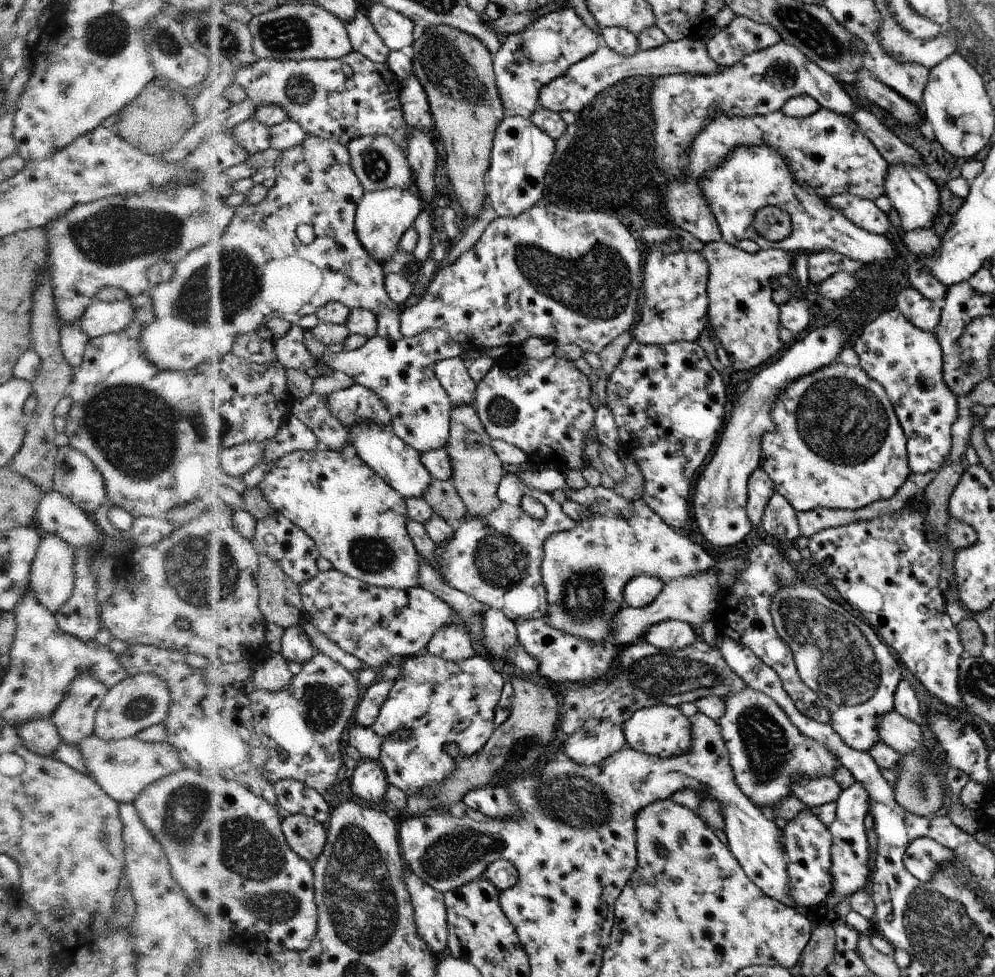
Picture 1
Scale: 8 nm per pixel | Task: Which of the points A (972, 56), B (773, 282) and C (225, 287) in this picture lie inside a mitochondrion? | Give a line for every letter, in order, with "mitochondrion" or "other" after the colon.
A: other
B: other
C: mitochondrion

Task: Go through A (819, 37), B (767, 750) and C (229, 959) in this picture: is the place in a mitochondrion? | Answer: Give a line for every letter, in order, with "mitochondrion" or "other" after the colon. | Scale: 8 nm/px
A: mitochondrion
B: mitochondrion
C: other

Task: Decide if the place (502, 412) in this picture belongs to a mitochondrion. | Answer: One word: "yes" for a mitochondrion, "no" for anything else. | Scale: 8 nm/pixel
yes

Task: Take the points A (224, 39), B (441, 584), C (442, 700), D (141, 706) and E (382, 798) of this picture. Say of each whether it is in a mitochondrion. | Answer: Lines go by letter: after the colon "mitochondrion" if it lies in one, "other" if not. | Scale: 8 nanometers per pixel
A: mitochondrion
B: other
C: other
D: mitochondrion
E: other

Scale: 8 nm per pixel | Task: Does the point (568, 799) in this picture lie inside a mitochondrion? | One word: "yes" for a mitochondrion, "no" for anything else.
yes

